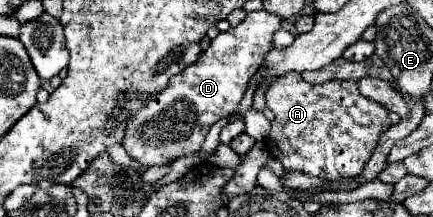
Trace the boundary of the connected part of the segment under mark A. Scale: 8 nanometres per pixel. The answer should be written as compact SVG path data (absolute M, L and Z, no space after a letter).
M297 73L279 77L265 93L267 107L275 113L267 137L269 155L277 157L285 171L301 171L325 181L357 177L369 161L379 137L395 123L399 115L385 105L359 93L357 81L333 79L323 85L311 85Z

